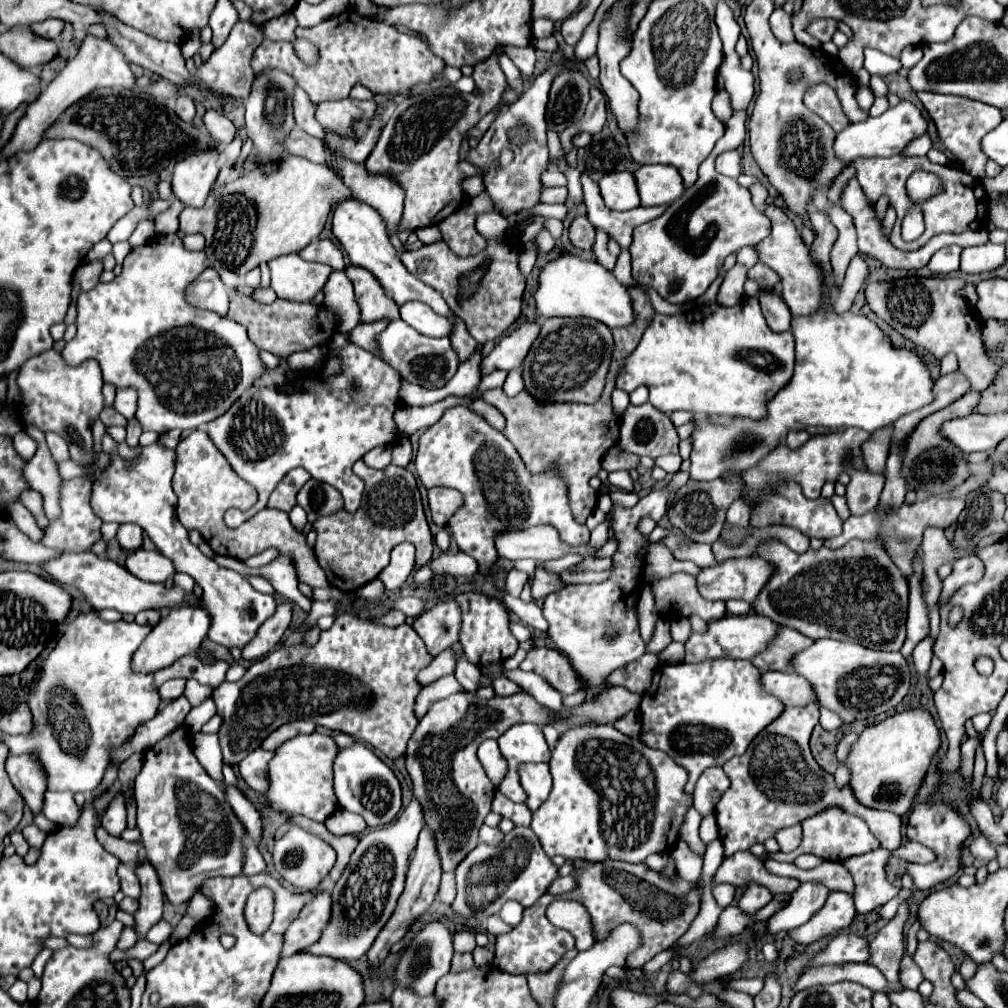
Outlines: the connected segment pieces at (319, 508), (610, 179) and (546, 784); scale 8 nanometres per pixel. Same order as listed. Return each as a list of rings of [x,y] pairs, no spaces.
[[[310,479],[296,497],[298,505],[308,513],[308,521],[314,523],[322,515],[330,515],[344,507],[344,501],[340,499],[340,493],[328,485],[320,483],[316,479]]]
[[[632,171],[608,173],[598,181],[598,185],[606,207],[614,211],[628,211],[640,205],[640,195],[636,191],[636,177]]]
[[[524,763],[524,767],[520,767],[520,783],[526,793],[526,805],[530,811],[536,811],[552,789],[548,763]]]

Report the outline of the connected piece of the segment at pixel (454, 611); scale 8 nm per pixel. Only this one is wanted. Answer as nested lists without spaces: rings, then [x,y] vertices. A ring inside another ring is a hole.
[[[440,601],[432,609],[424,611],[412,627],[422,637],[426,651],[436,657],[446,647],[450,647],[454,641],[458,641],[460,633],[460,607],[452,601]]]

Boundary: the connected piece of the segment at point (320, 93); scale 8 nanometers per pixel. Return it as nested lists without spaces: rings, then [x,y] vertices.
[[[344,11],[338,15],[338,29],[296,29],[296,37],[306,37],[314,41],[320,47],[320,61],[316,65],[304,65],[294,53],[294,47],[290,41],[264,41],[252,57],[252,69],[254,73],[260,73],[264,69],[284,69],[290,73],[296,81],[298,87],[302,87],[312,103],[322,103],[322,101],[332,101],[332,99],[344,99],[350,95],[350,89],[354,83],[366,85],[372,93],[388,93],[388,95],[398,95],[406,97],[410,89],[418,83],[430,83],[434,75],[442,73],[444,61],[436,57],[418,37],[410,37],[404,33],[398,33],[392,25],[384,25],[378,19],[366,19],[358,15],[356,11]]]

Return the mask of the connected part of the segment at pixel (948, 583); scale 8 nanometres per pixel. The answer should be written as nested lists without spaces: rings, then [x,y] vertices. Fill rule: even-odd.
[[[976,555],[970,557],[962,557],[958,561],[954,561],[954,571],[950,573],[950,577],[946,577],[942,581],[942,597],[940,597],[940,605],[964,583],[976,583],[980,581],[984,575],[984,563],[982,559],[978,559]]]

